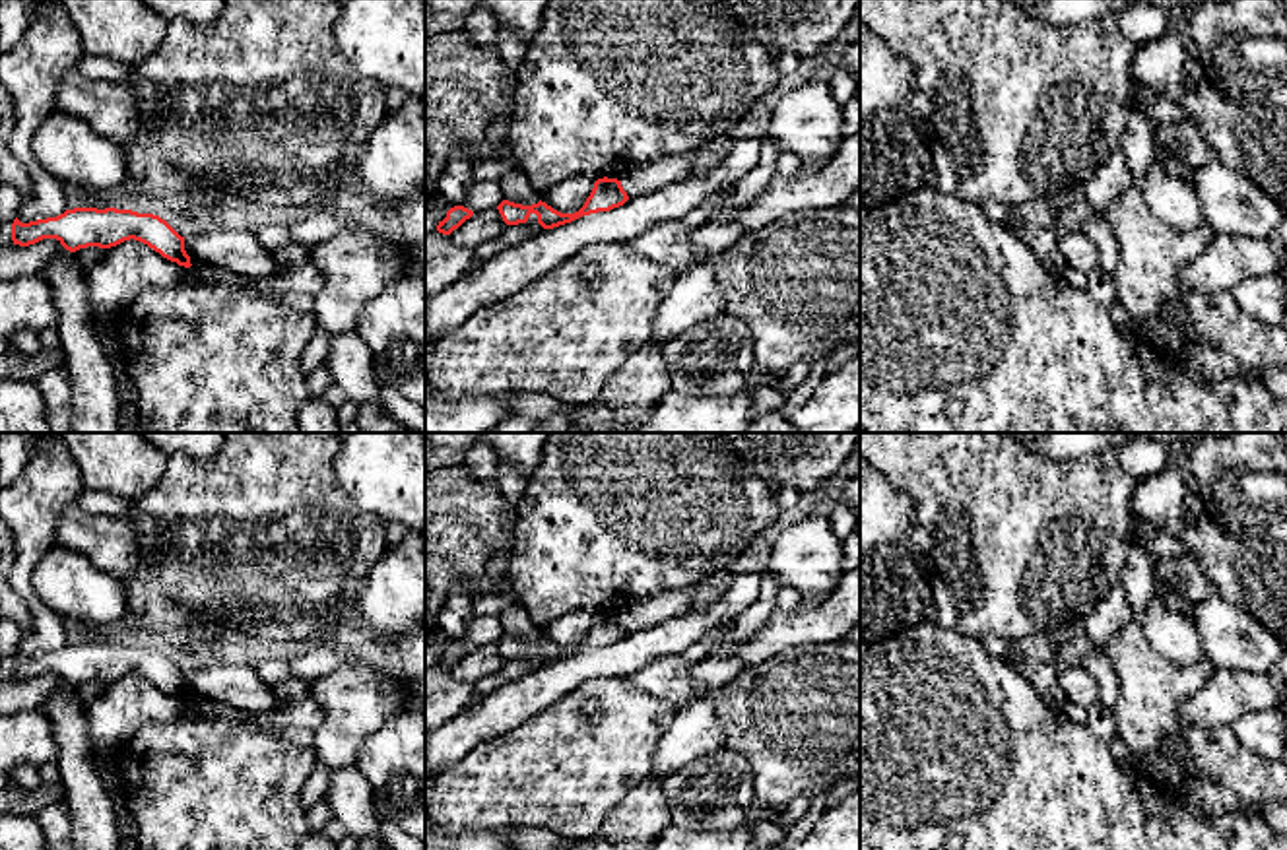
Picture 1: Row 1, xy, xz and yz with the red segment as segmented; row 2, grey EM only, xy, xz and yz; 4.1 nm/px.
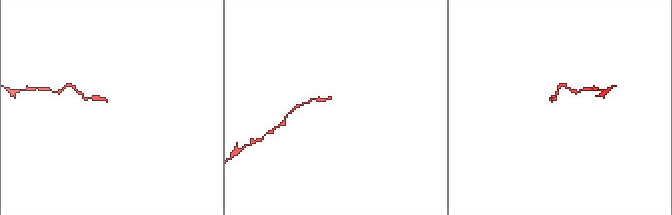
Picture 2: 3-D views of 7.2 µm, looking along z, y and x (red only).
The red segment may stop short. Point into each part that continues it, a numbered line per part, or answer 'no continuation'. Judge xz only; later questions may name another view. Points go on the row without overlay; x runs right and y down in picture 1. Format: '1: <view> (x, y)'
1: xz (637, 616)

